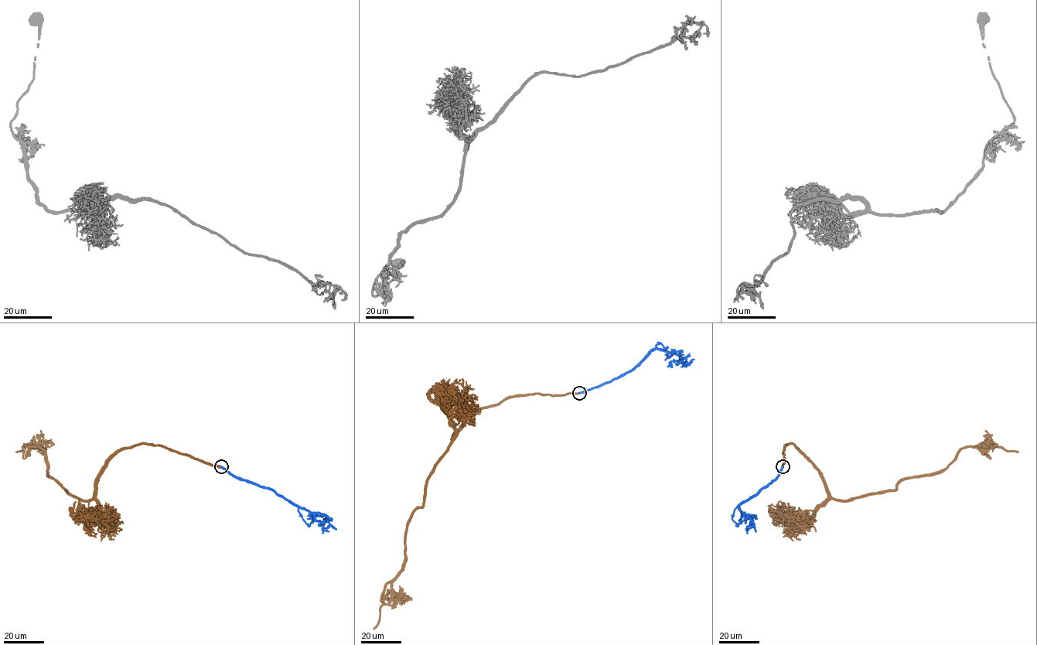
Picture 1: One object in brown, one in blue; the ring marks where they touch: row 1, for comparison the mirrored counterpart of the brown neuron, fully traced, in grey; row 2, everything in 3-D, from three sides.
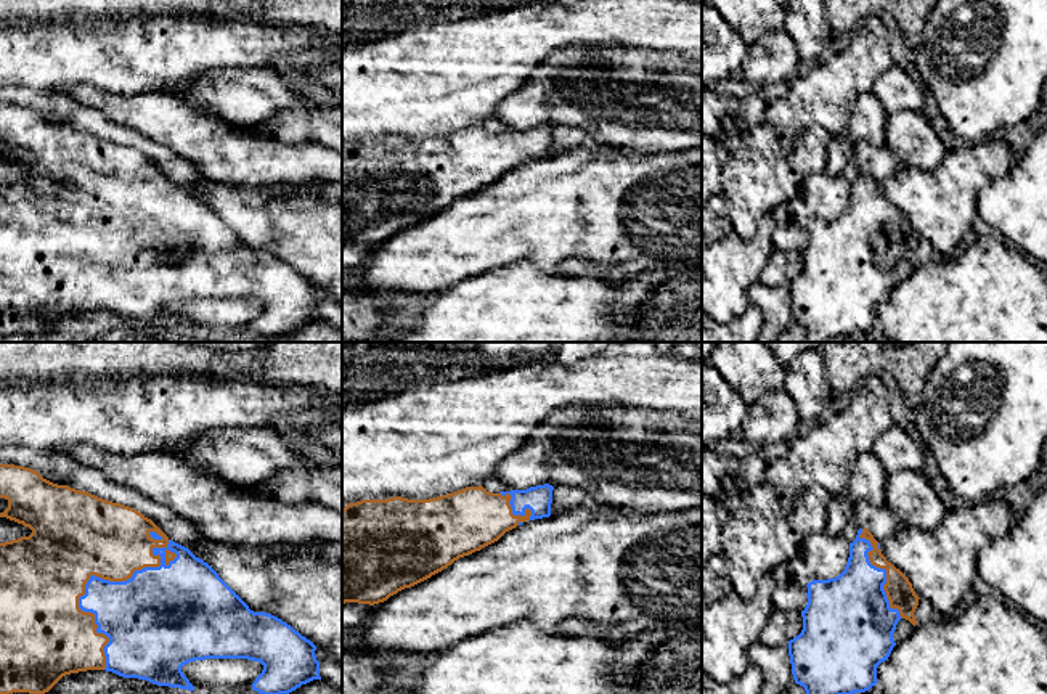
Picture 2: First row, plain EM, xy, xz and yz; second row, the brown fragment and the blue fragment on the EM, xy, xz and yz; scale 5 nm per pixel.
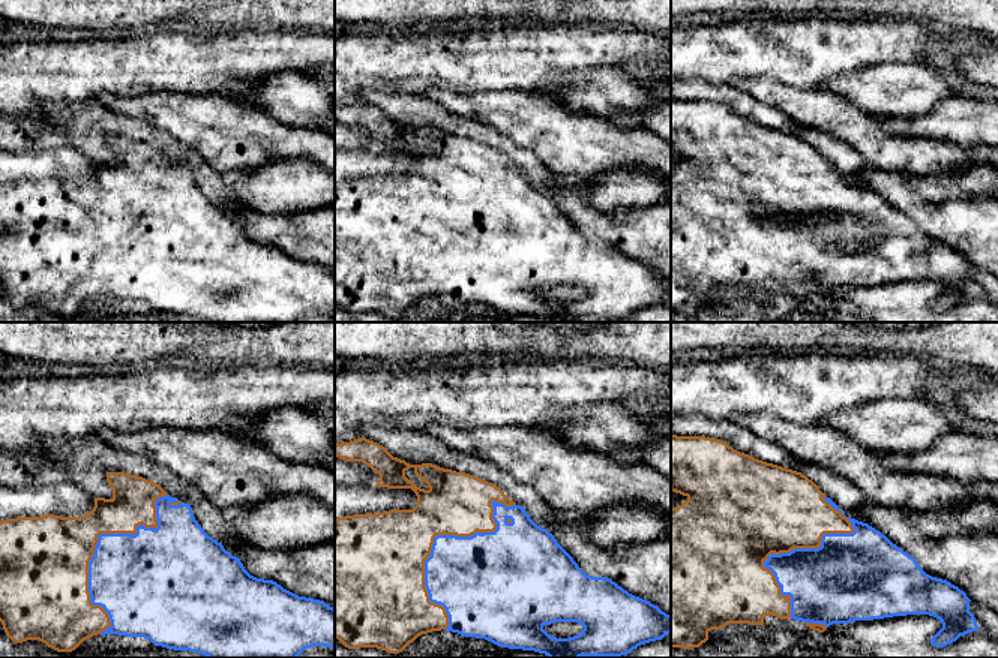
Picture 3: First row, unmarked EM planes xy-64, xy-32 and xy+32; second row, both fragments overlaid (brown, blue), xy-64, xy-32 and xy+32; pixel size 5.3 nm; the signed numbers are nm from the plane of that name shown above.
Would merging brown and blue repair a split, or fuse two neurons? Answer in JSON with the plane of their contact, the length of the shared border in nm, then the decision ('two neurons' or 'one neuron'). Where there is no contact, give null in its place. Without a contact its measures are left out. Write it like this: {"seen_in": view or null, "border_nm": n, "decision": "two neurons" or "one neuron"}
{"seen_in": "xy", "border_nm": 700, "decision": "one neuron"}

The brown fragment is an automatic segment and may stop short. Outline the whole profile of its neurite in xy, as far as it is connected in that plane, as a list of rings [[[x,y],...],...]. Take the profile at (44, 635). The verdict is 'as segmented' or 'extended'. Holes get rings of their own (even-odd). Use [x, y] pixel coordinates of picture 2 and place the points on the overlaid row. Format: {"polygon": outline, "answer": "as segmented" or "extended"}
{"polygon": [[[0,464],[0,498],[8,501],[8,508],[0,512],[0,517],[32,530],[29,537],[0,543],[0,694],[45,694],[63,676],[87,670],[106,670],[124,678],[146,680],[157,686],[194,691],[181,667],[206,659],[247,659],[260,662],[263,670],[252,683],[252,689],[259,694],[289,694],[302,684],[321,680],[320,662],[315,655],[316,646],[310,639],[271,614],[251,610],[207,562],[196,557],[188,548],[172,541],[151,519],[136,509],[98,498],[88,492],[53,484],[37,471],[14,464]]], "answer": "extended"}

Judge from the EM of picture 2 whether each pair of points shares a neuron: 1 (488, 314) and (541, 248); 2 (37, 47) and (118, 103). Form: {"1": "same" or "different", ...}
{"1": "different", "2": "different"}

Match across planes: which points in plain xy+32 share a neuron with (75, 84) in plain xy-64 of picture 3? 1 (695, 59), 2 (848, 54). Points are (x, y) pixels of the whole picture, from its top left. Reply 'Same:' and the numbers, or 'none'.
Same: 1, 2

